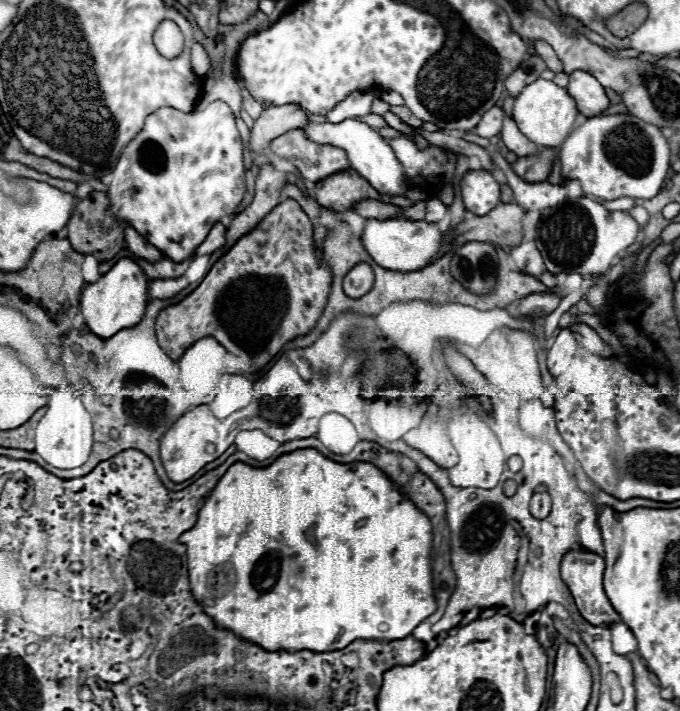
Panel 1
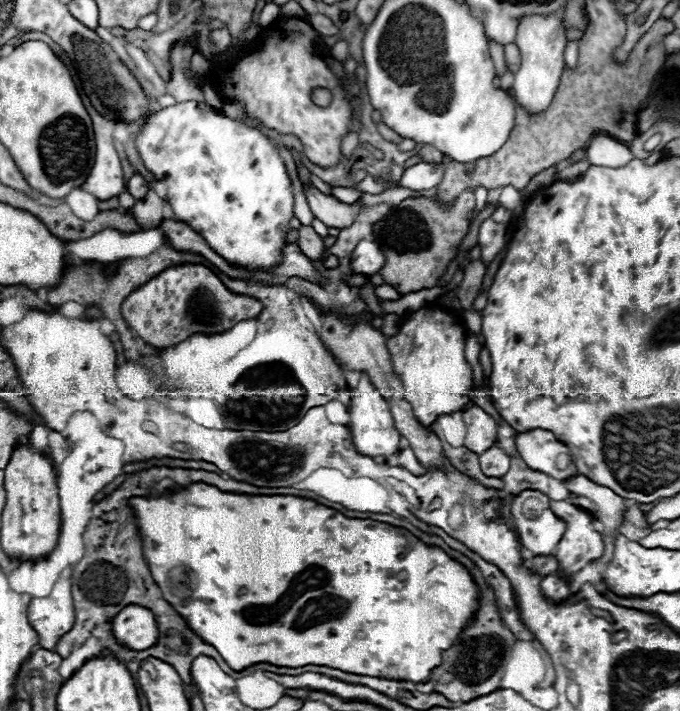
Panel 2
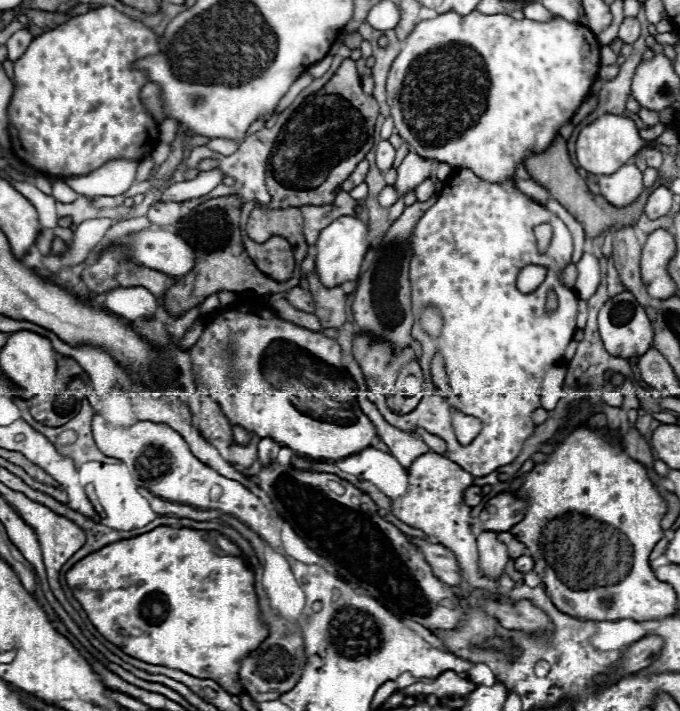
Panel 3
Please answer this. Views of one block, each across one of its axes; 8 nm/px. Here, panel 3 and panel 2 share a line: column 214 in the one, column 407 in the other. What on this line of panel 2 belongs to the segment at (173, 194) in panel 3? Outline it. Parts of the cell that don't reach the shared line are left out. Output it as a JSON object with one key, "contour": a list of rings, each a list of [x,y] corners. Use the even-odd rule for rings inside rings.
{"contour":[[[420,162],[404,172],[404,176],[400,178],[400,186],[410,190],[428,190],[438,186],[442,182],[442,176],[444,176],[444,166]]]}

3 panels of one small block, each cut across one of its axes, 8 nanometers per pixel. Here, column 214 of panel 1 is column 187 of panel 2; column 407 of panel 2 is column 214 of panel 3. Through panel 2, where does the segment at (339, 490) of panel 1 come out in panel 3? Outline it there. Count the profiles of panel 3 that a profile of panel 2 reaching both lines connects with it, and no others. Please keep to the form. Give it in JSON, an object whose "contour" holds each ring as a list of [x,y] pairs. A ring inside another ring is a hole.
{"contour":[[[158,526],[146,534],[140,534],[136,538],[128,538],[124,542],[112,542],[112,546],[104,546],[102,550],[96,550],[92,554],[88,554],[88,558],[82,558],[80,562],[76,562],[68,572],[66,572],[66,582],[72,588],[76,600],[82,604],[84,612],[88,614],[90,622],[96,626],[96,630],[110,640],[112,644],[116,644],[118,648],[122,648],[122,652],[126,652],[128,656],[134,656],[142,662],[148,664],[156,664],[156,666],[168,666],[172,670],[182,670],[190,676],[196,678],[210,678],[216,680],[226,692],[230,694],[242,694],[244,688],[240,684],[240,662],[256,650],[256,646],[260,646],[260,642],[264,642],[264,638],[268,638],[268,628],[262,624],[260,620],[260,606],[258,606],[258,596],[254,590],[254,570],[246,564],[246,560],[242,558],[240,548],[226,538],[220,532],[206,532],[206,530],[192,530],[192,528],[170,528],[170,526]]]}

